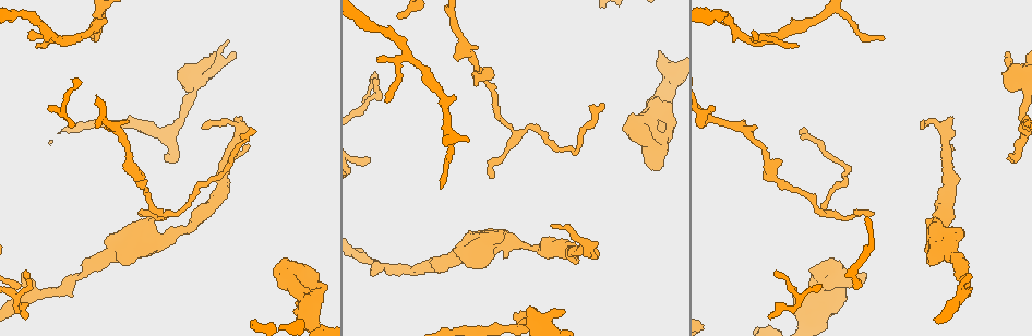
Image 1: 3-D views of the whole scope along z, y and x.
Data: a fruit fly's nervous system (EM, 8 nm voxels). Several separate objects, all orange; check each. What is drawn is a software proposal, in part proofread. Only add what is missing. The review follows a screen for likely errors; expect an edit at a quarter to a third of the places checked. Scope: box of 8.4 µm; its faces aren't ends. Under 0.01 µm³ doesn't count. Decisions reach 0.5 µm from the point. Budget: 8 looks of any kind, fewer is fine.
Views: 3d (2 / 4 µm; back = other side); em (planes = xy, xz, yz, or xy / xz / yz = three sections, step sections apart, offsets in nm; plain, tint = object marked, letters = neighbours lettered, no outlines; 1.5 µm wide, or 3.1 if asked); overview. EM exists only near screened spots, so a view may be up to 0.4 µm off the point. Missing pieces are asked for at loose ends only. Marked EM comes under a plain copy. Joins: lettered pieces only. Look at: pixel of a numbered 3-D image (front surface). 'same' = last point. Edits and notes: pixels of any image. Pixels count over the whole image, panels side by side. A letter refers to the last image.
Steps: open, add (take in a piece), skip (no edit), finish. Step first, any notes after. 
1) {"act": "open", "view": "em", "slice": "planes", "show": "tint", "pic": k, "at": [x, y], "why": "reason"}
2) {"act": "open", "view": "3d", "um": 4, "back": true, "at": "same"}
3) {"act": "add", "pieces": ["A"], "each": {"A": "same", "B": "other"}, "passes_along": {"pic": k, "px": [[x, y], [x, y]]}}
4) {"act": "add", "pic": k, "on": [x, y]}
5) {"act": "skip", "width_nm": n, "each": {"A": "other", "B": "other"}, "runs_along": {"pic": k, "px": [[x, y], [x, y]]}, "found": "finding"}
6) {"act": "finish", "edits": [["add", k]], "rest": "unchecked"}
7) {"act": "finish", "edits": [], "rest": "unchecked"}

{"act": "open", "view": "em", "slice": "planes", "show": "letters", "pic": 1, "at": [515, 312], "why": "an open end"}

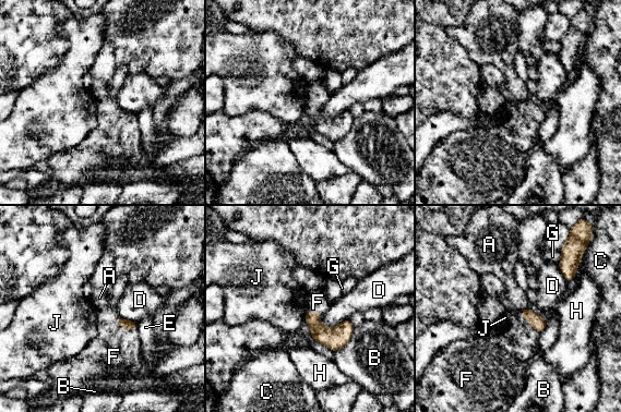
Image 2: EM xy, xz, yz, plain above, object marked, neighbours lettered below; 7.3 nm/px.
{"act": "add", "pieces": ["F"], "longest_contact_nm": ["B", 240], "each": {"A": "other", "B": "other", "C": "other", "D": "other", "E": "other", "F": "same", "G": "other", "H": "other", "J": "other"}, "passes_along": {"pic": 2, "px": [[124, 324], [123, 328], [114, 356]]}, "found": "the neuron continues"}

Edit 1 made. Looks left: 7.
{"act": "open", "view": "em", "slice": "planes", "show": "letters", "pic": 1, "at": [91, 38], "why": "thin end"}

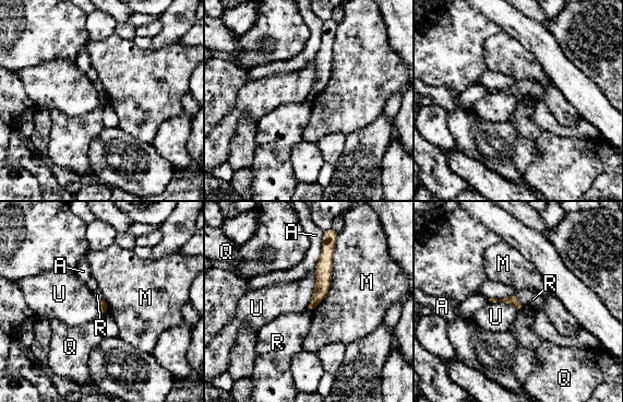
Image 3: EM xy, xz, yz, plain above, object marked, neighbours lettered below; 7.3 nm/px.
{"act": "skip", "each": {"A": "other", "M": "other", "Q": "other", "R": "other", "U": "other"}, "runs_along": {"pic": 3, "px": [[325, 243], [322, 287], [311, 307]]}, "found": "none of them fits"}

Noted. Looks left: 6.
{"act": "open", "view": "em", "slice": "planes", "show": "letters", "pic": 1, "at": [375, 81], "why": "thin end"}

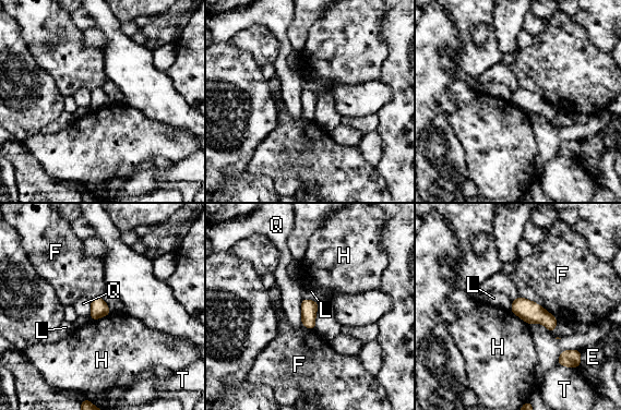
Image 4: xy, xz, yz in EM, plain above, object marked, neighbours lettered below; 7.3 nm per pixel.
{"act": "skip", "width_nm": 120, "longest_contact_nm": ["F", 340], "each": {"E": "other", "F": "other", "H": "other", "L": "other", "Q": "other", "T": "other"}, "found": "none of them fits"}

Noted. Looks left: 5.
{"act": "finish", "edits": [["add", 2]], "rest": "unchecked"}

